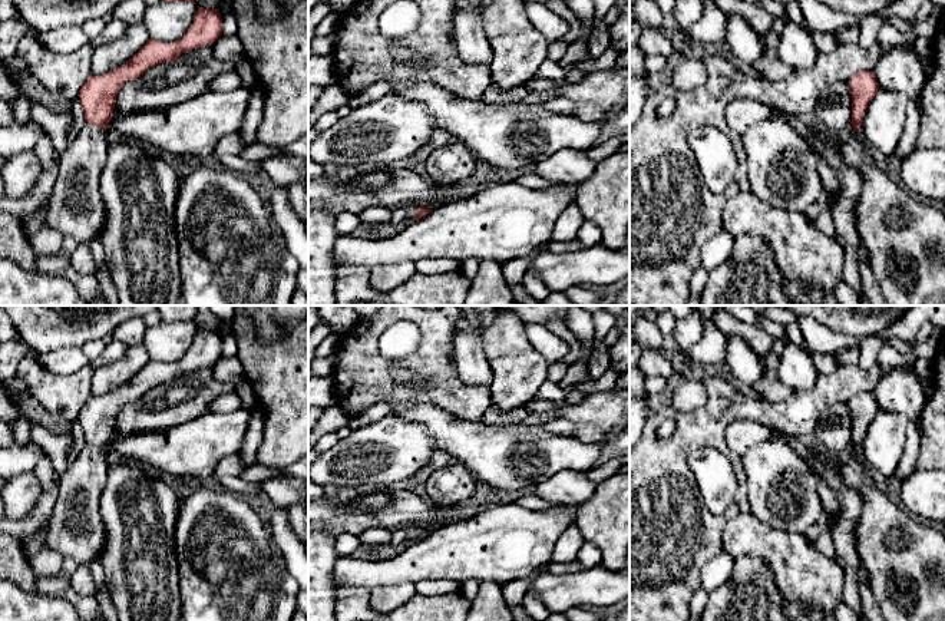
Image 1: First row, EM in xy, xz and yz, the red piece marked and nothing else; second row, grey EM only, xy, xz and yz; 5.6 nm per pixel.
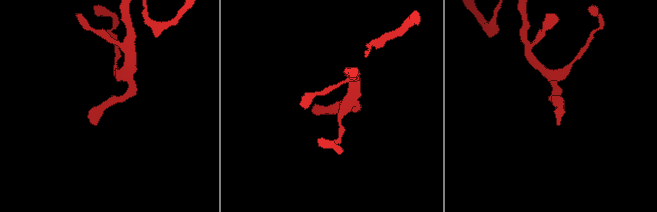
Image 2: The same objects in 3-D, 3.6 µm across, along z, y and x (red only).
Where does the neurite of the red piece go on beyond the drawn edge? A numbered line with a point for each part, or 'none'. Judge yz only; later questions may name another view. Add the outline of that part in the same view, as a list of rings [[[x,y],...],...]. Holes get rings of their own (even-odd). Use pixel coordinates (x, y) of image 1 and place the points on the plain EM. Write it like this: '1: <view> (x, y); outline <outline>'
1: yz (905, 558); outline [[[850,449],[840,460],[843,483],[863,495],[863,509],[855,528],[856,548],[869,572],[869,587],[885,621],[945,621],[945,536],[931,523],[922,522],[896,506],[870,478],[858,450]]]

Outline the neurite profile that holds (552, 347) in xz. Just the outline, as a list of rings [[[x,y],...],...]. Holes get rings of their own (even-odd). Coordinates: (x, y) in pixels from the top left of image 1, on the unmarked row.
[[[526,323],[526,336],[532,347],[548,361],[561,361],[571,350],[569,343],[552,334],[543,324]]]

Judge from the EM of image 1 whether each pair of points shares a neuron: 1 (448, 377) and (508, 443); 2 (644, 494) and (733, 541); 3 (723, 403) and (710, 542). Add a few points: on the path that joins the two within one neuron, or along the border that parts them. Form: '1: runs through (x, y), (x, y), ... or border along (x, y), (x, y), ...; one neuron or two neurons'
1: border along (448, 412), (461, 420), (479, 422); two neurons
2: border along (739, 512), (727, 522), (723, 531), (722, 550); two neurons
3: runs through (690, 438), (677, 451), (677, 508); one neuron

